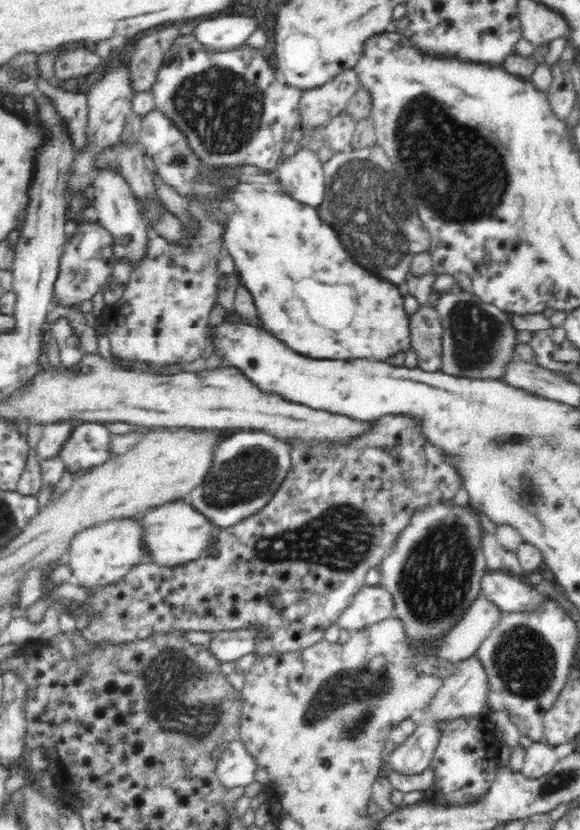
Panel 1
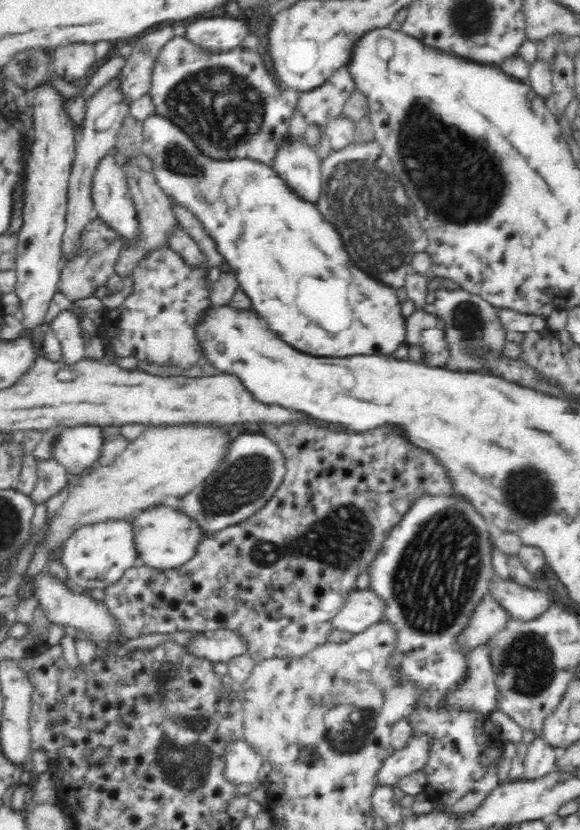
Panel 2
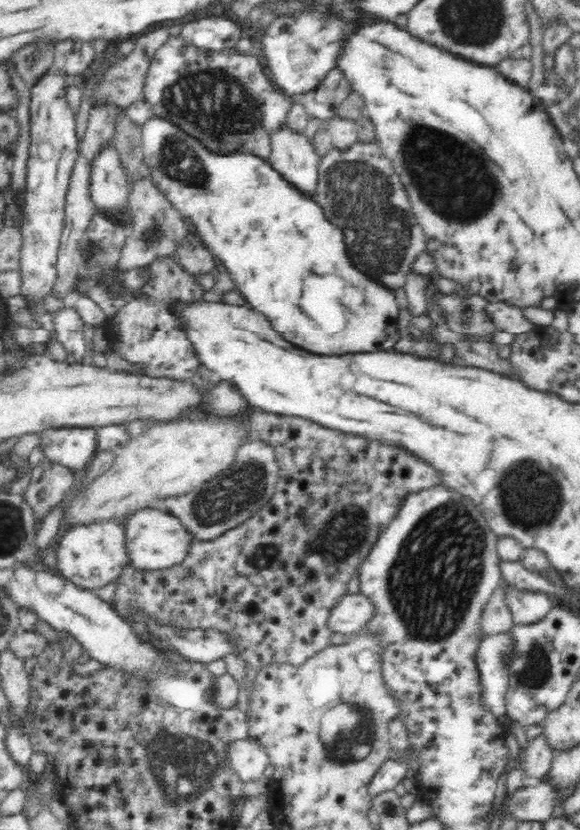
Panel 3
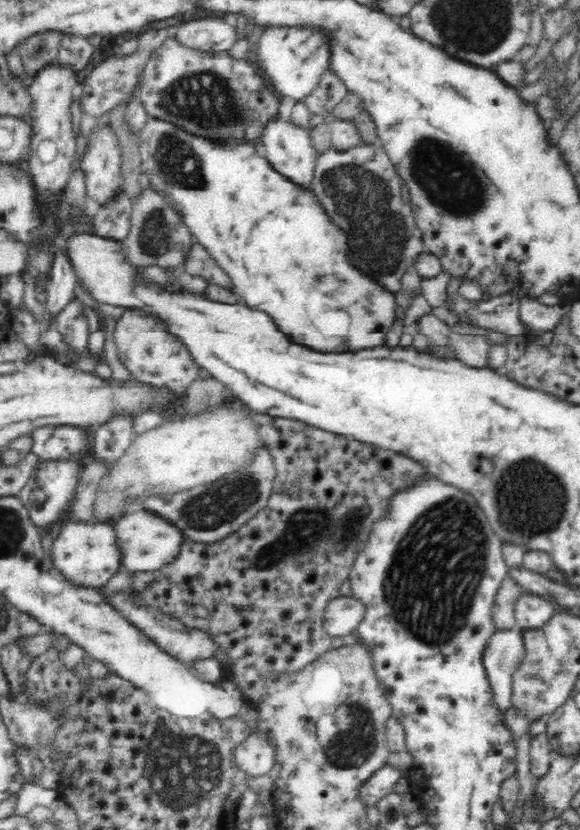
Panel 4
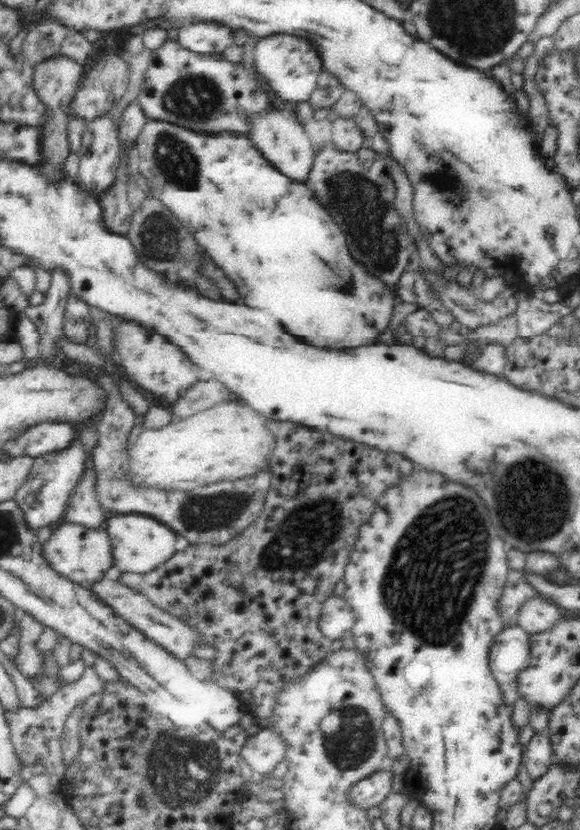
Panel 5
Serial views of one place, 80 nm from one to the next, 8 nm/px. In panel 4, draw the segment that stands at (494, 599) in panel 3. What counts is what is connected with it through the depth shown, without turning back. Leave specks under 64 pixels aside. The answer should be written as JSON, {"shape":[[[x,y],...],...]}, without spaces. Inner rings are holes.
{"shape":[[[508,574],[503,580],[502,586],[496,600],[494,600],[494,609],[492,610],[492,619],[495,620],[495,626],[498,631],[512,629],[517,625],[515,617],[516,602],[530,592],[526,592],[524,587],[518,585],[518,581]]]}

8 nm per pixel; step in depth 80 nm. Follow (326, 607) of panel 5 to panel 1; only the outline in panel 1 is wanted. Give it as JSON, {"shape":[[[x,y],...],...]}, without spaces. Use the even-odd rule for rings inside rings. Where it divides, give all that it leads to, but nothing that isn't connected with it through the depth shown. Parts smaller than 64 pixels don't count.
{"shape":[[[364,584],[352,595],[352,600],[335,623],[340,629],[354,633],[392,616],[393,604],[390,593],[377,585]]]}

